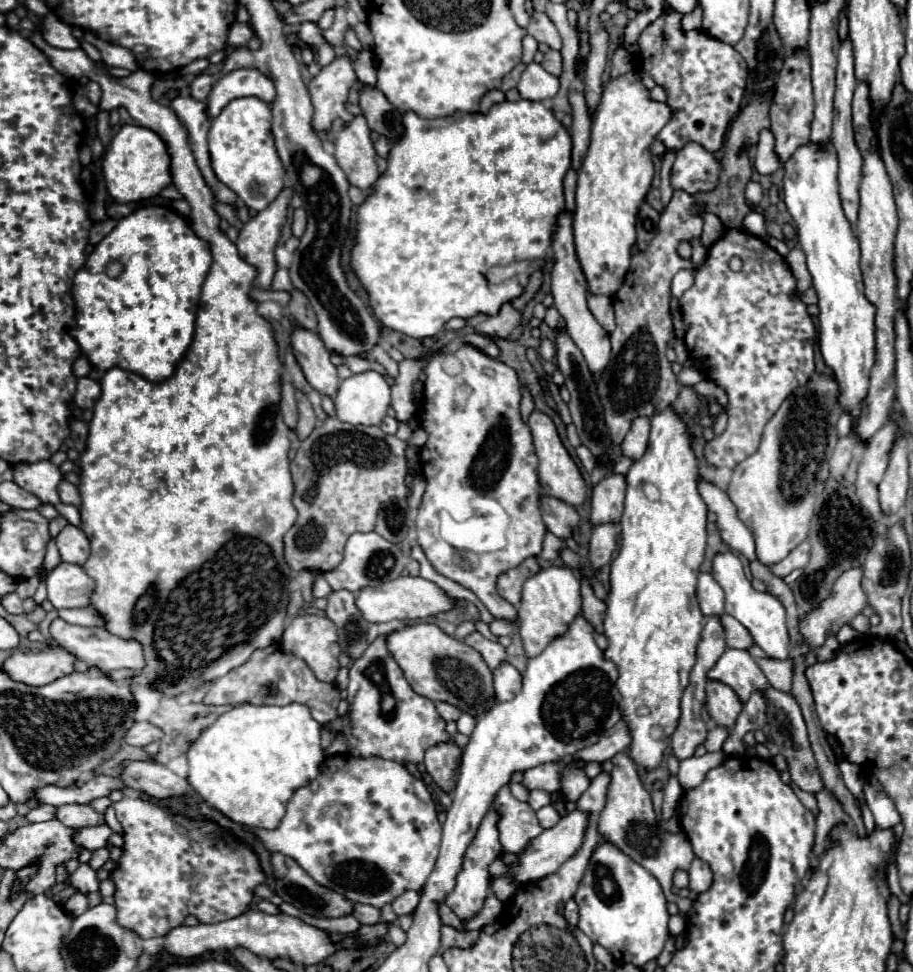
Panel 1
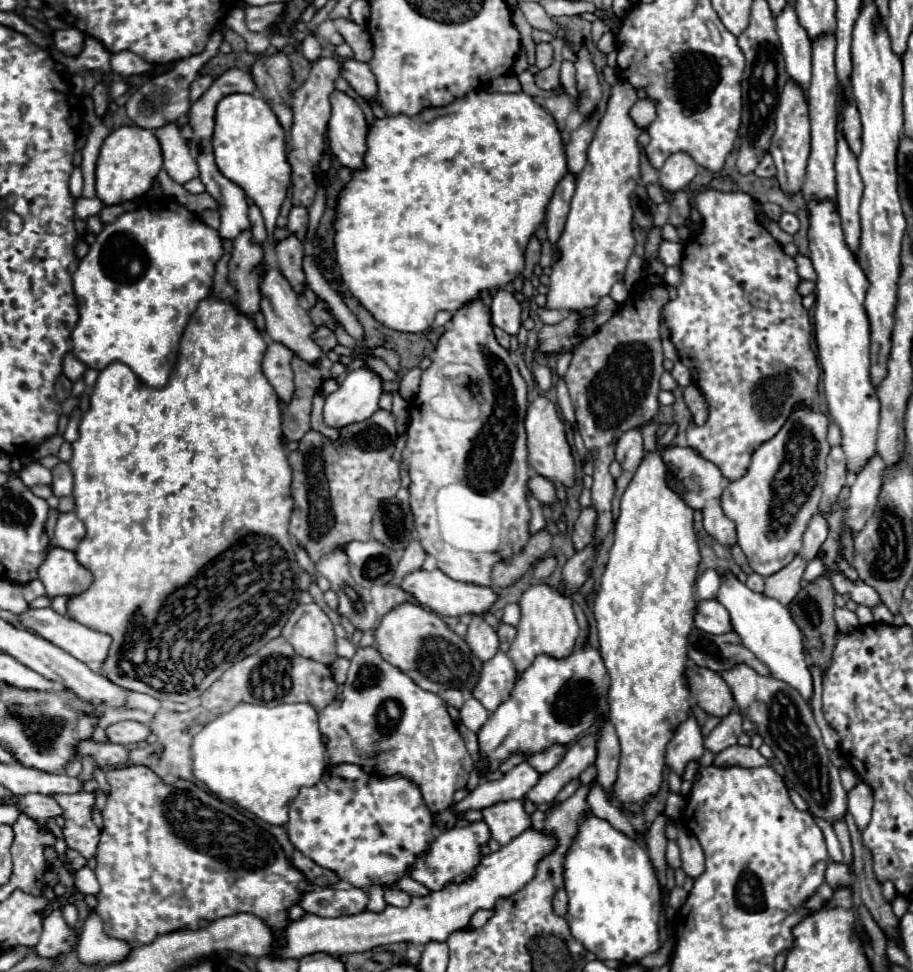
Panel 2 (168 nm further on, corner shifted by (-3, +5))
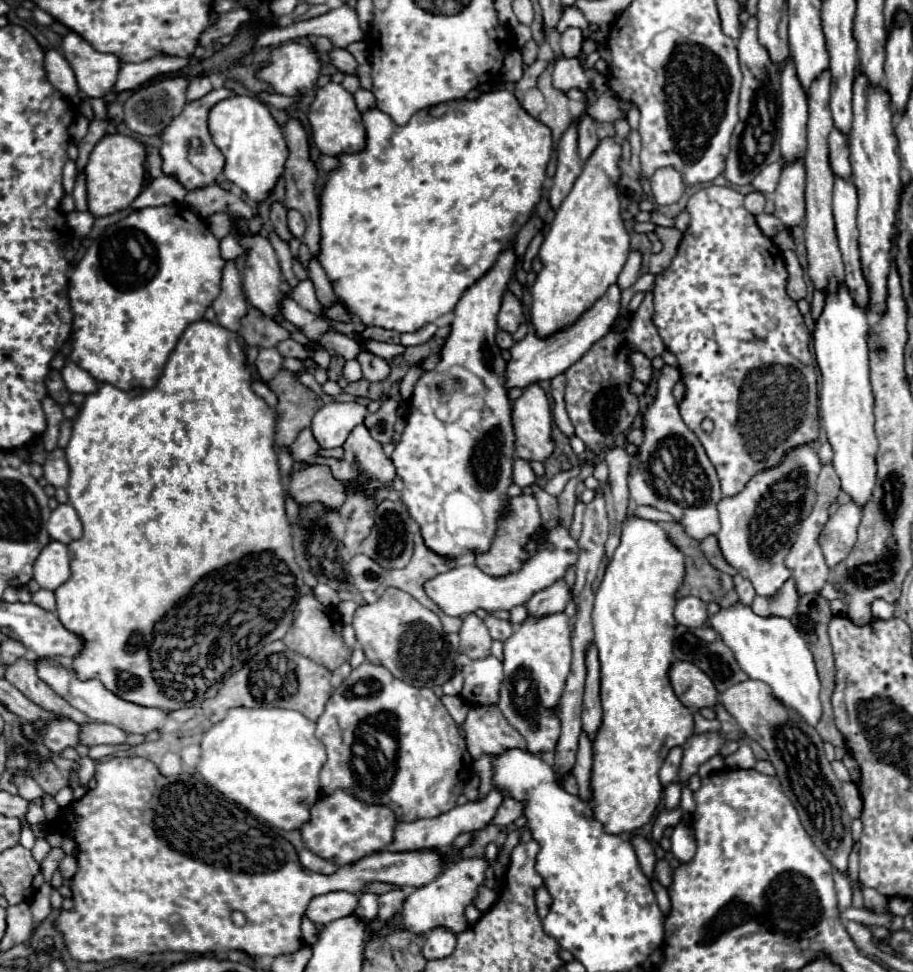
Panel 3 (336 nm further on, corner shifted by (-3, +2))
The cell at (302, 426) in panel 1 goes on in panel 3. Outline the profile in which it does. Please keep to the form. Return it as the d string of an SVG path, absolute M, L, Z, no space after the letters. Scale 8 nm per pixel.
M282 369L272 383L268 383L270 389L276 391L278 395L278 429L276 429L276 445L278 447L290 447L298 433L304 427L310 427L312 417L320 409L322 401L320 397L302 385L296 377L296 373Z

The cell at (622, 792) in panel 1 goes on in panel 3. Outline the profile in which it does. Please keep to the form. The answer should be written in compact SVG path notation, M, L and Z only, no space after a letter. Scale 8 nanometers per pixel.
M592 645L590 655L586 657L586 691L584 691L584 711L582 711L582 723L584 731L594 741L600 725L602 725L602 703L600 703L600 663L598 663L598 651Z

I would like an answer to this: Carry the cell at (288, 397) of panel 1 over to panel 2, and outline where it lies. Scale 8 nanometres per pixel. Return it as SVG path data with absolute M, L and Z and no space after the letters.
M270 342L266 348L266 356L262 360L262 370L268 382L276 390L278 398L284 400L286 404L294 394L294 380L292 380L292 368L290 368L292 356L294 352L290 352L290 348L286 348L284 344Z

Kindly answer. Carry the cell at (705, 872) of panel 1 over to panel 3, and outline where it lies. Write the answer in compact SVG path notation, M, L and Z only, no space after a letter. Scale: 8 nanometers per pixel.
M680 821L680 823L674 827L674 833L672 833L670 841L672 841L672 853L674 853L674 857L676 857L680 863L692 861L692 857L696 855L696 843L694 843L692 829L690 829L688 823Z

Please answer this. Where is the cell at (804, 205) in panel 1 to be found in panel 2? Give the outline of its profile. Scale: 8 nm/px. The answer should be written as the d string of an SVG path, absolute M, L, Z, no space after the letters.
M832 200L808 202L810 218L810 260L818 274L816 282L816 310L814 334L818 346L818 360L824 372L824 396L828 416L840 428L840 446L846 454L848 472L858 474L866 462L876 456L878 438L878 396L870 380L870 322L864 310L864 296L868 280L848 250L836 204Z

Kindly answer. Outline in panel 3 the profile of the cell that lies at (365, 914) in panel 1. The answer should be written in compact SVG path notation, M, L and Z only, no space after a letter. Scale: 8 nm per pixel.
M336 891L318 895L310 901L306 915L314 925L326 925L340 917L348 917L358 909L358 895L348 891Z

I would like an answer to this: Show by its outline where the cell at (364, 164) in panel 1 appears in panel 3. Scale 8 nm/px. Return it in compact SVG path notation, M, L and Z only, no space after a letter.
M328 83L320 87L314 95L312 107L310 107L310 127L312 127L312 139L320 153L330 157L340 157L346 153L360 153L366 147L366 131L362 125L362 115L356 109L352 93L348 93L338 83Z

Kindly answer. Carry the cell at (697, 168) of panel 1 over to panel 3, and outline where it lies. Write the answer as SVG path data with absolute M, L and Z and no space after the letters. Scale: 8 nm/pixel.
M662 167L648 181L650 181L652 197L658 205L676 203L682 197L684 189L686 189L684 177L676 167Z

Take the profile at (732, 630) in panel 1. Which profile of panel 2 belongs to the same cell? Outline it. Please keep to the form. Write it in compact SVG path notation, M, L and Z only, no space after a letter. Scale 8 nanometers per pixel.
M698 600L694 626L708 634L726 634L732 630L730 614L718 600Z

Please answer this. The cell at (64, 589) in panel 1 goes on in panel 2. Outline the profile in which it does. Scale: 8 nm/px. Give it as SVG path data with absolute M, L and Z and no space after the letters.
M54 546L54 548L50 548L46 560L38 568L38 580L42 580L48 596L74 596L74 594L78 594L90 586L92 574L78 564L74 552Z

